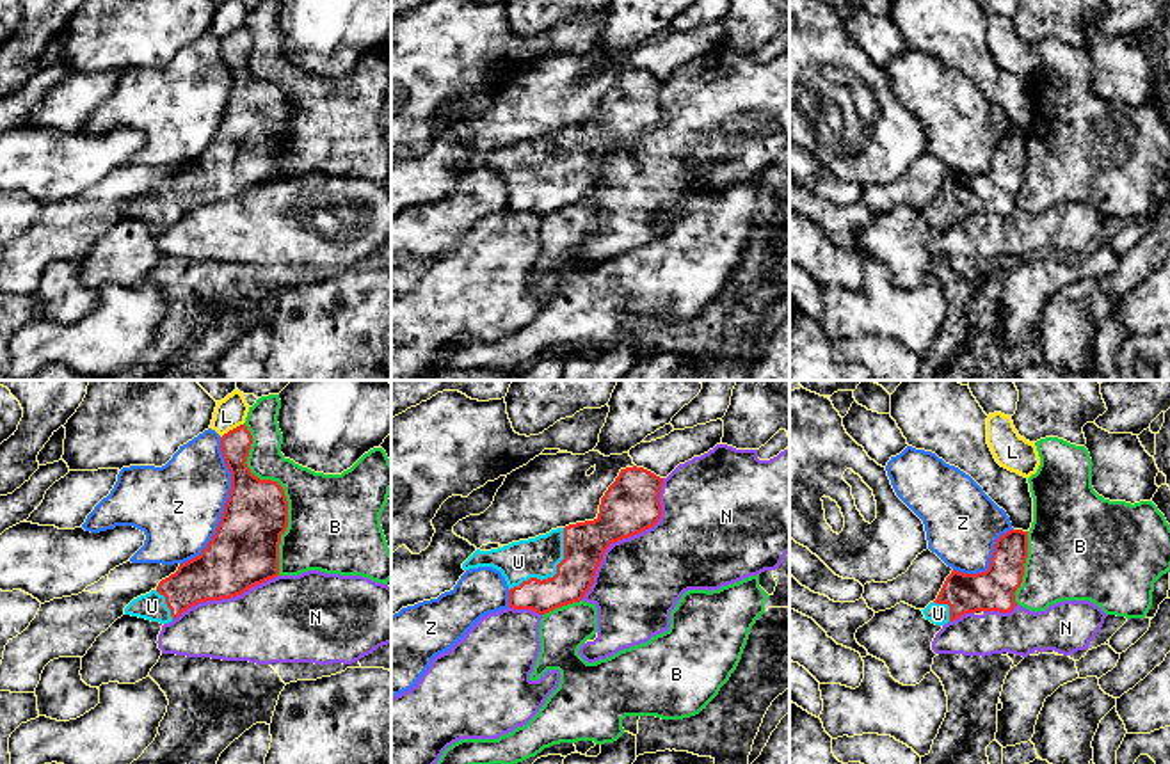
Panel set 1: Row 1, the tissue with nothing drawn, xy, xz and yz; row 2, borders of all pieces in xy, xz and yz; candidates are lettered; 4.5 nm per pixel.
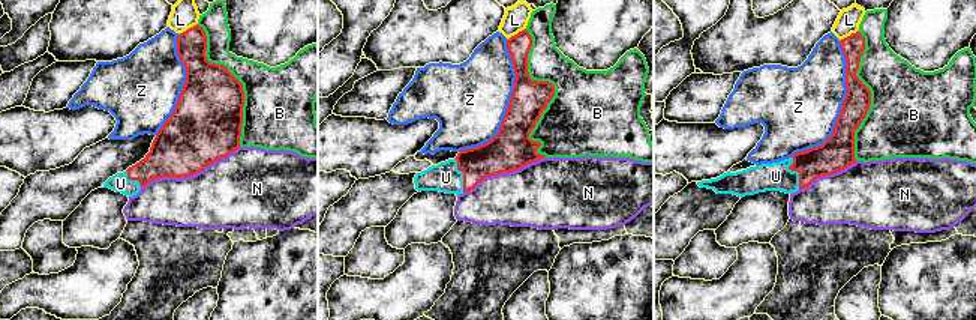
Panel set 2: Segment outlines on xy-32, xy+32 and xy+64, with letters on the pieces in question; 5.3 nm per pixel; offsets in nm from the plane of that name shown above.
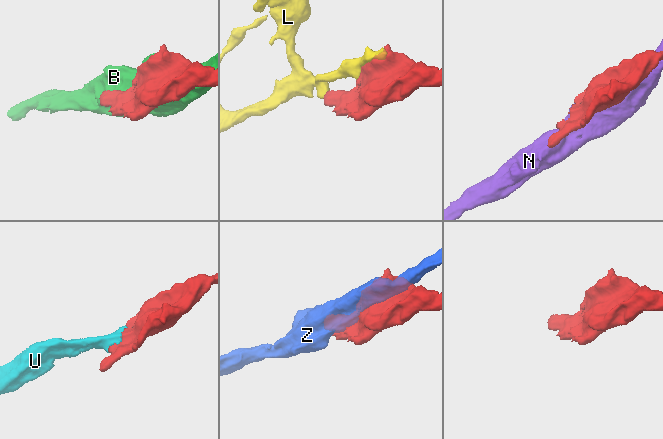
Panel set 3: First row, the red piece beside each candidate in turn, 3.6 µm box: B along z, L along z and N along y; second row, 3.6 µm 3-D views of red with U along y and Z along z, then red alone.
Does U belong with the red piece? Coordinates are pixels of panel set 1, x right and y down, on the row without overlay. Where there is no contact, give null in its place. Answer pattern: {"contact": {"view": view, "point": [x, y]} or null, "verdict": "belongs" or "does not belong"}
{"contact": {"view": "xz", "point": [555, 176]}, "verdict": "belongs"}

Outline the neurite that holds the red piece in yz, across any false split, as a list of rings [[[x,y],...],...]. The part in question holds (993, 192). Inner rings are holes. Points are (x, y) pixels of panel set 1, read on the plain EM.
[[[1006,133],[996,142],[985,174],[964,176],[951,172],[937,201],[921,211],[925,220],[935,227],[944,227],[966,215],[1010,215],[1017,208],[1015,194],[1022,185],[1026,160],[1028,133]]]

